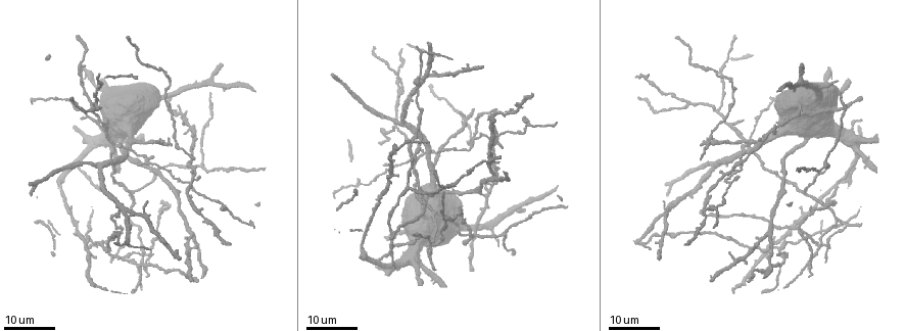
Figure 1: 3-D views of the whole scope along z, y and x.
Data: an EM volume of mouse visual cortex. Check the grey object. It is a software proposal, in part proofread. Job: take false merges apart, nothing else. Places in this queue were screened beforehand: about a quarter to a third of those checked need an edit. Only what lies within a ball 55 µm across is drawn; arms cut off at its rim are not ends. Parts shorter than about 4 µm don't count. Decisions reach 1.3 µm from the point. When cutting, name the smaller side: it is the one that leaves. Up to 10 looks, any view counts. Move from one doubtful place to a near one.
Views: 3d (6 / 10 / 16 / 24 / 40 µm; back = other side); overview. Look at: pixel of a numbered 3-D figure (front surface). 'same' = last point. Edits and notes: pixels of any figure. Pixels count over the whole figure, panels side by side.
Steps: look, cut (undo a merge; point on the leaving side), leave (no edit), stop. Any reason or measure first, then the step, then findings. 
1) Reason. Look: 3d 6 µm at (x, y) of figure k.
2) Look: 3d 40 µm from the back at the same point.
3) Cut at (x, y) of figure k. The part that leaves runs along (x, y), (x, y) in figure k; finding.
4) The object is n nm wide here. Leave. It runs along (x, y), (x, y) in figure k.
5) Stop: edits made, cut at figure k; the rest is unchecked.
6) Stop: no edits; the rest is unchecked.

A fork. Look: 3d 16 µm at (750, 146) of figure 1.

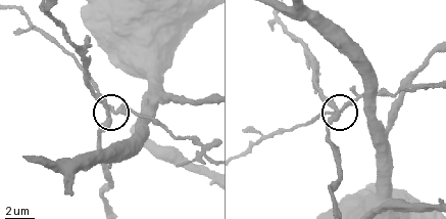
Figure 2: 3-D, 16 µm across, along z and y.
Look: 3d 10 µm at (110, 110) of figure 2.

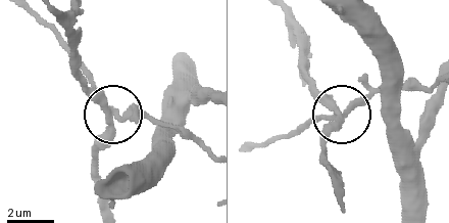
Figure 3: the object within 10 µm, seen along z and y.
Closer look. Look: 3d 6 µm at (338, 113) of figure 3.

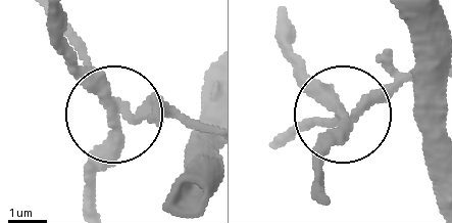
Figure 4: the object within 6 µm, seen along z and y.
The side arm is 38 µm long; 3 arms meet here. Cut at (85, 58) of figure 4. Two neurons meet here.

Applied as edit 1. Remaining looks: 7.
Three-way junction. Look: 3d 16 µm at (125, 259) of figure 1.

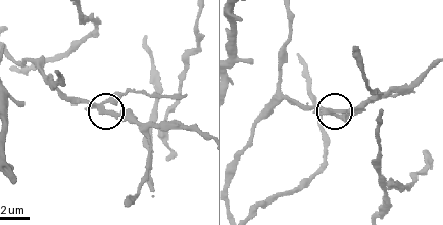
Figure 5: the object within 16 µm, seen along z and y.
Look: 3d 6 µm at (100, 109) of figure 5.

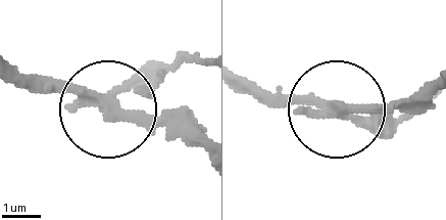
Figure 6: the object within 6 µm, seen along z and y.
The object is 280 nm wide here. Cut at (152, 81) of figure 6. The part that leaves runs along (100, 103), (204, 63) in figure 6; a second neuron is stuck on.

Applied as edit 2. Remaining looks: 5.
Thin arm on a thick one. Look: 3d 24 µm at (768, 236) of figure 1.

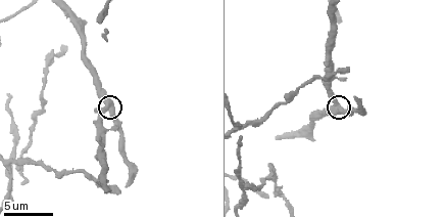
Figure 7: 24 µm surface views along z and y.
Closer look. Look: 3d 10 µm at (108, 106) of figure 7.

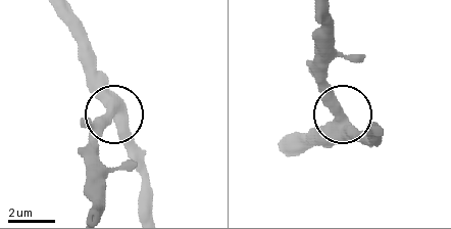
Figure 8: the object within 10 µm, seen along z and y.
The side arm is 10 µm long. Leave. It runs along (63, 17), (87, 87), (142, 150) in figure 8; all the same neuron.

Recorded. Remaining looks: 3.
Three arms meet. Look: 3d 24 µm at (712, 137) of figure 1.

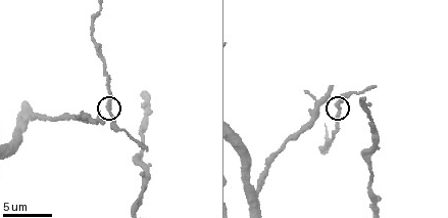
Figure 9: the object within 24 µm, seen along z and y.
Zoom in. Look: 3d 10 µm at (109, 108) of figure 9.

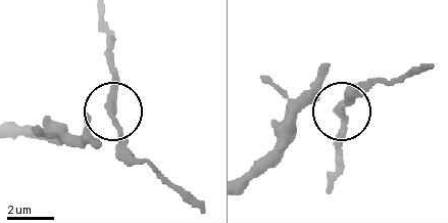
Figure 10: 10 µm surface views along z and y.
From behind. Look: 3d 10 µm from the back at (113, 108) of figure 10.

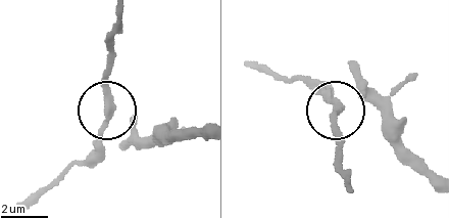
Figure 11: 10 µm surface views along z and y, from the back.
The object is 230 nm wide here. Leave. It runs along (202, 136), (149, 136), (110, 115), (103, 158) in figure 11; continuous, no second neuron.

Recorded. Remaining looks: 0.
Stop: edits made, cut at figure 4, cut at figure 6; the rest is unchecked.

